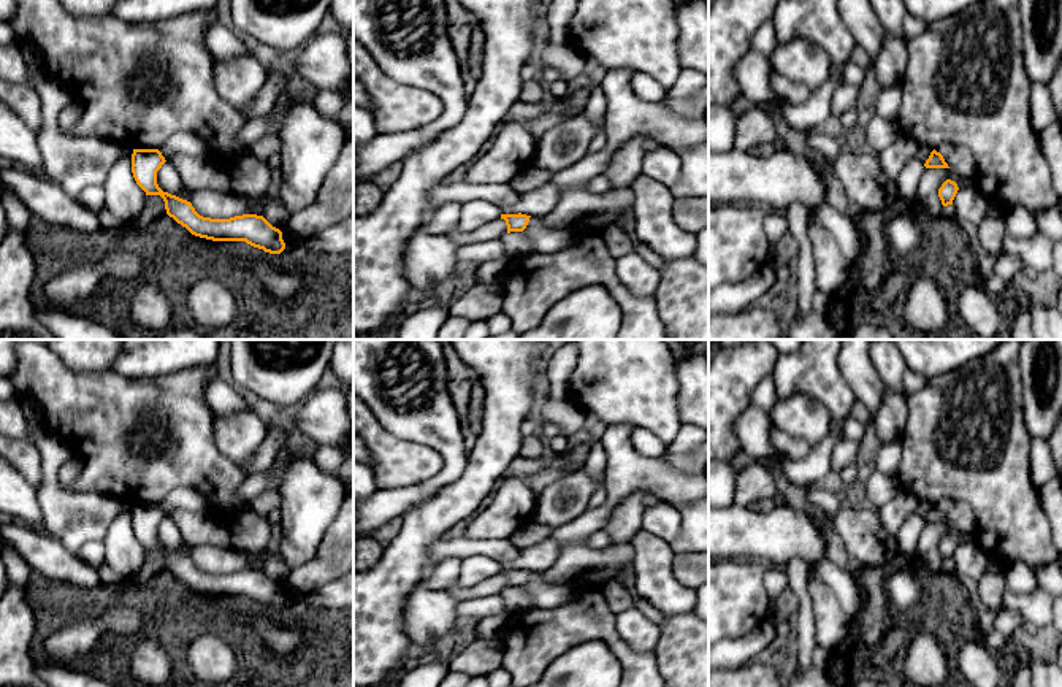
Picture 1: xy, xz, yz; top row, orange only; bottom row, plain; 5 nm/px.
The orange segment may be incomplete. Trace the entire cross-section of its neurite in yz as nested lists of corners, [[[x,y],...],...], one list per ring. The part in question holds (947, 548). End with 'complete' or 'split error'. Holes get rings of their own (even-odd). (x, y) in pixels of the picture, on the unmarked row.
[[[946,535],[938,544],[938,552],[942,555],[942,560],[943,562],[953,560],[957,546],[959,546],[957,539],[951,535]]]; complete

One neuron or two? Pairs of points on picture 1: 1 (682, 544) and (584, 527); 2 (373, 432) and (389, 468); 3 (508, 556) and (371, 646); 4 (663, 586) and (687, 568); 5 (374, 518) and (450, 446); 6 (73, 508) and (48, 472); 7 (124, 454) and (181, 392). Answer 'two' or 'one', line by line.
1: two
2: one
3: two
4: two
5: one
6: one
7: one

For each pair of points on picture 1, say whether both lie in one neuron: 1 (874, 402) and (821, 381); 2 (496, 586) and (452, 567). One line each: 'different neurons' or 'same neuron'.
1: different neurons
2: different neurons

